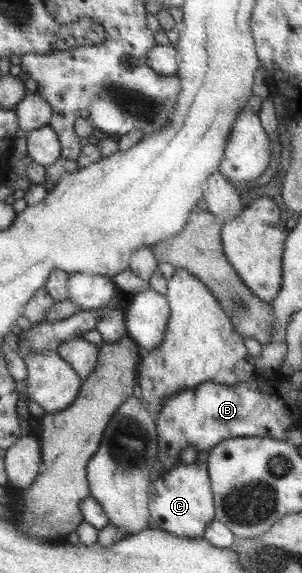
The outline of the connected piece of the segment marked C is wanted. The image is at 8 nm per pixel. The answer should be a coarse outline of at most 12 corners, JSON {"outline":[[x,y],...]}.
{"outline":[[207,463],[155,476],[151,520],[189,539],[215,519]]}

